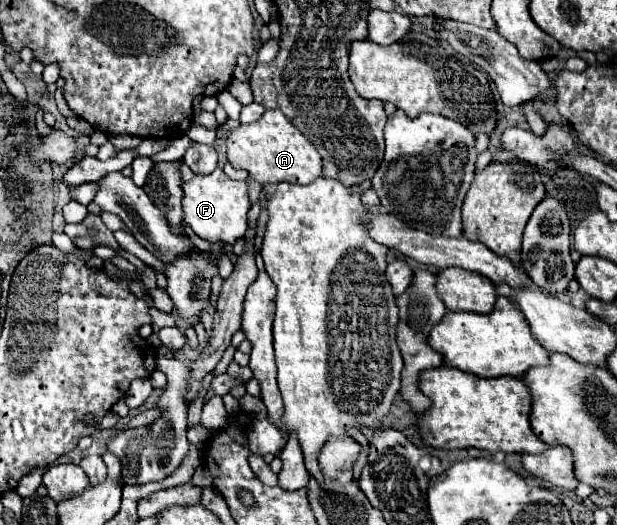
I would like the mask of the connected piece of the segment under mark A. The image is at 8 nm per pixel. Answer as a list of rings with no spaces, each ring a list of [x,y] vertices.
[[[266,109],[266,113],[250,123],[240,125],[228,135],[228,161],[236,169],[246,169],[258,183],[288,181],[288,183],[312,183],[322,175],[322,157],[316,147],[288,121],[280,109]]]

